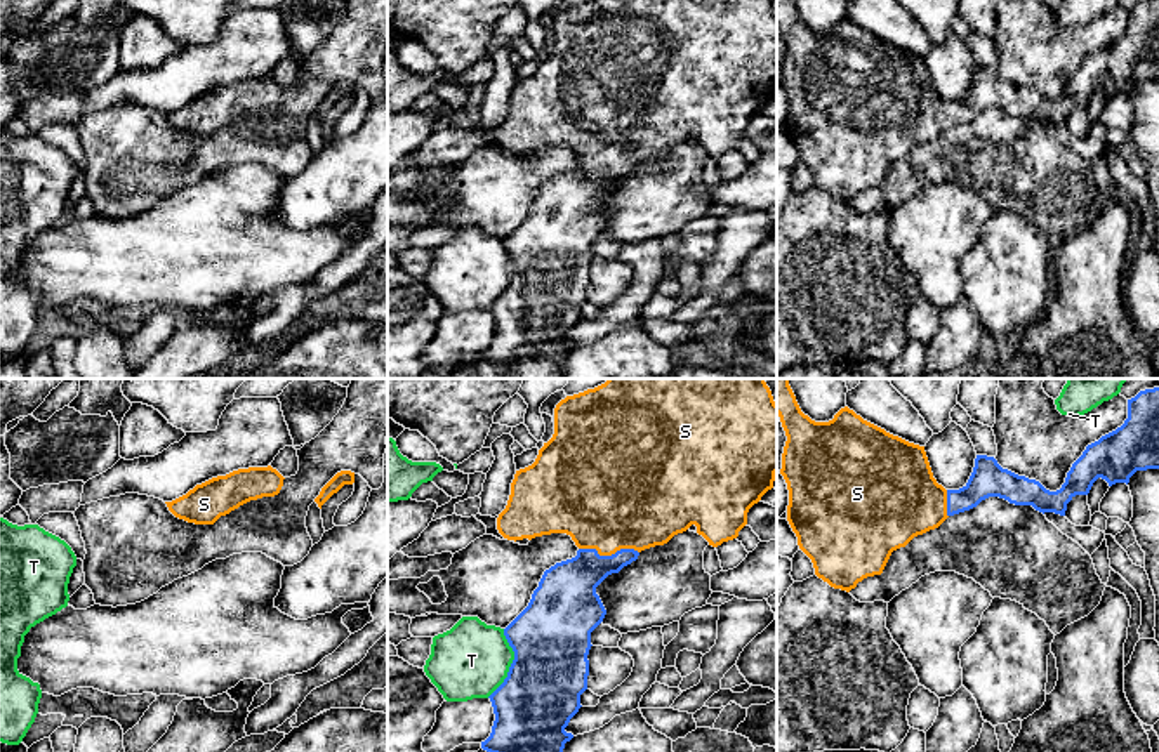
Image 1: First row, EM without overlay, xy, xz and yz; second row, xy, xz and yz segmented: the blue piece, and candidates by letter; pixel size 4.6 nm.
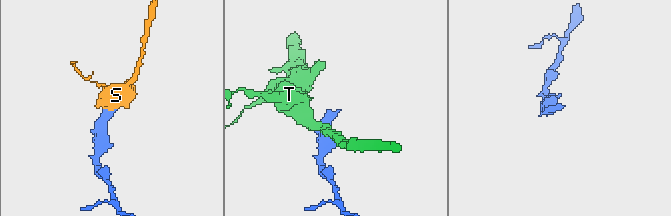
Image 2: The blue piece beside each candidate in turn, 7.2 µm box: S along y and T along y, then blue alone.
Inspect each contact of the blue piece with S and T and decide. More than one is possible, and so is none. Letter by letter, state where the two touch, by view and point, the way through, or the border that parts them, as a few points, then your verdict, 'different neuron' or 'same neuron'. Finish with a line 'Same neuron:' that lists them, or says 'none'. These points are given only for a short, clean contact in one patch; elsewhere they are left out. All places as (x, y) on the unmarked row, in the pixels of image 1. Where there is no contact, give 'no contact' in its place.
S: xz (609, 167) | across xz (567, 202), (609, 167), (607, 113) | same neuron
T: xz (511, 275) | different neuron
Same neuron: S

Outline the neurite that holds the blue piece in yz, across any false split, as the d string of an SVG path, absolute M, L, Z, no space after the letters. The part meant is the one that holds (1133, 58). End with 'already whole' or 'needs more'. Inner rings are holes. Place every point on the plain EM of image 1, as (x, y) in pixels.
M777 0L777 26L787 47L780 80L789 101L787 132L815 186L846 203L864 189L881 186L893 162L989 108L1065 127L1067 115L1076 106L1088 106L1098 89L1109 97L1128 96L1136 82L1159 80L1159 0L1145 0L1128 10L1124 35L1088 56L1056 102L1003 80L987 66L977 66L963 99L945 101L933 89L924 57L886 43L848 17L829 33L815 33L801 23L792 0Z | needs more

